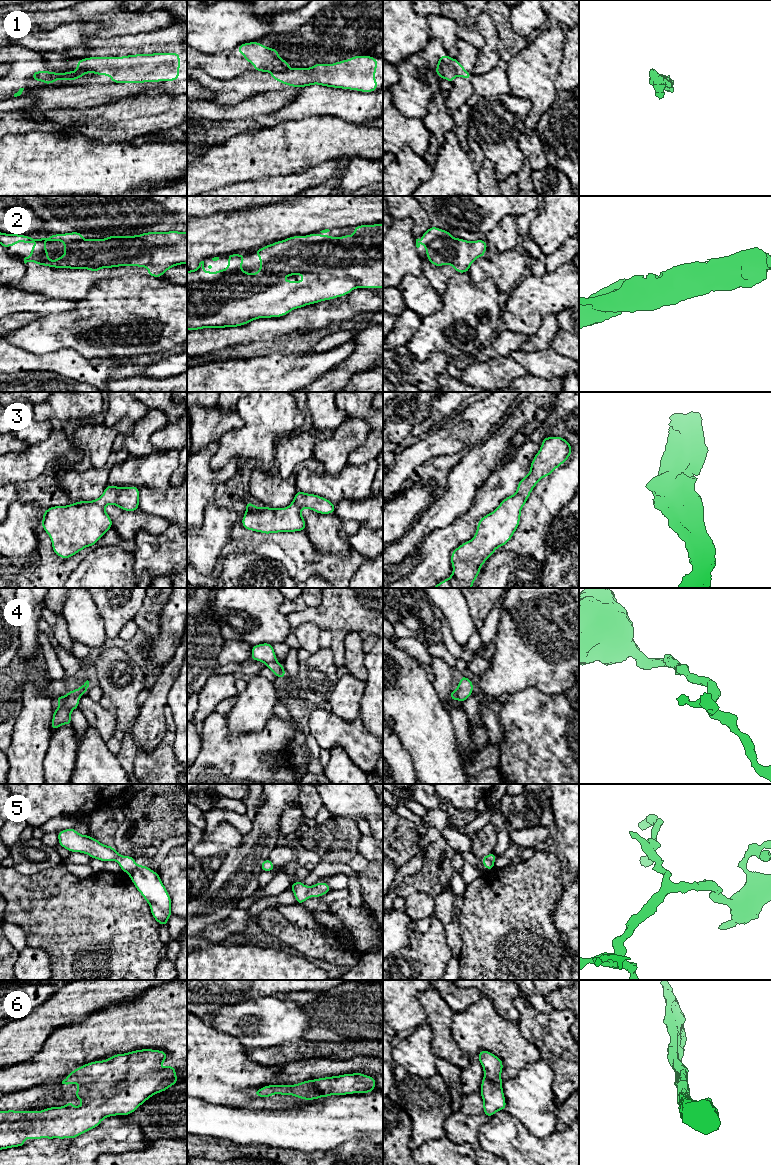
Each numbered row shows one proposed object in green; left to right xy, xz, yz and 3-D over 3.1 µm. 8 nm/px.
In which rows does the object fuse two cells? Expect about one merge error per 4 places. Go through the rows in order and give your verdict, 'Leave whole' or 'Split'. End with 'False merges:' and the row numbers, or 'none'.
1: Split
2: Leave whole
3: Leave whole
4: Leave whole
5: Leave whole
6: Leave whole
False merges: 1

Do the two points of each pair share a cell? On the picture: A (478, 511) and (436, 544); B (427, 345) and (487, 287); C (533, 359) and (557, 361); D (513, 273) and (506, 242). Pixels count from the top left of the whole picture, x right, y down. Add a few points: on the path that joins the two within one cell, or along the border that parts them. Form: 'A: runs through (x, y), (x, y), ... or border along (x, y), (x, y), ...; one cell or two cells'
A: runs through (468, 520), (446, 539); one cell
B: runs through (438, 328), (452, 316), (462, 316), (474, 304); one cell
C: runs through (539, 361), (551, 361); one cell
D: border along (512, 249), (498, 252), (492, 257), (485, 256); two cells

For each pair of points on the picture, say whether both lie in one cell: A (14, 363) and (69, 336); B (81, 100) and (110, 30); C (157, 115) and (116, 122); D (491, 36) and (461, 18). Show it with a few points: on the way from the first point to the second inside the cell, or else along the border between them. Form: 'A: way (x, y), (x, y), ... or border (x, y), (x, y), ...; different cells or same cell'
A: border (12, 344), (37, 354), (50, 353), (57, 350); different cells
B: border (130, 34), (99, 39); different cells
C: way (147, 115), (126, 119); same cell
D: border (473, 23), (483, 39), (483, 47), (481, 49); different cells

